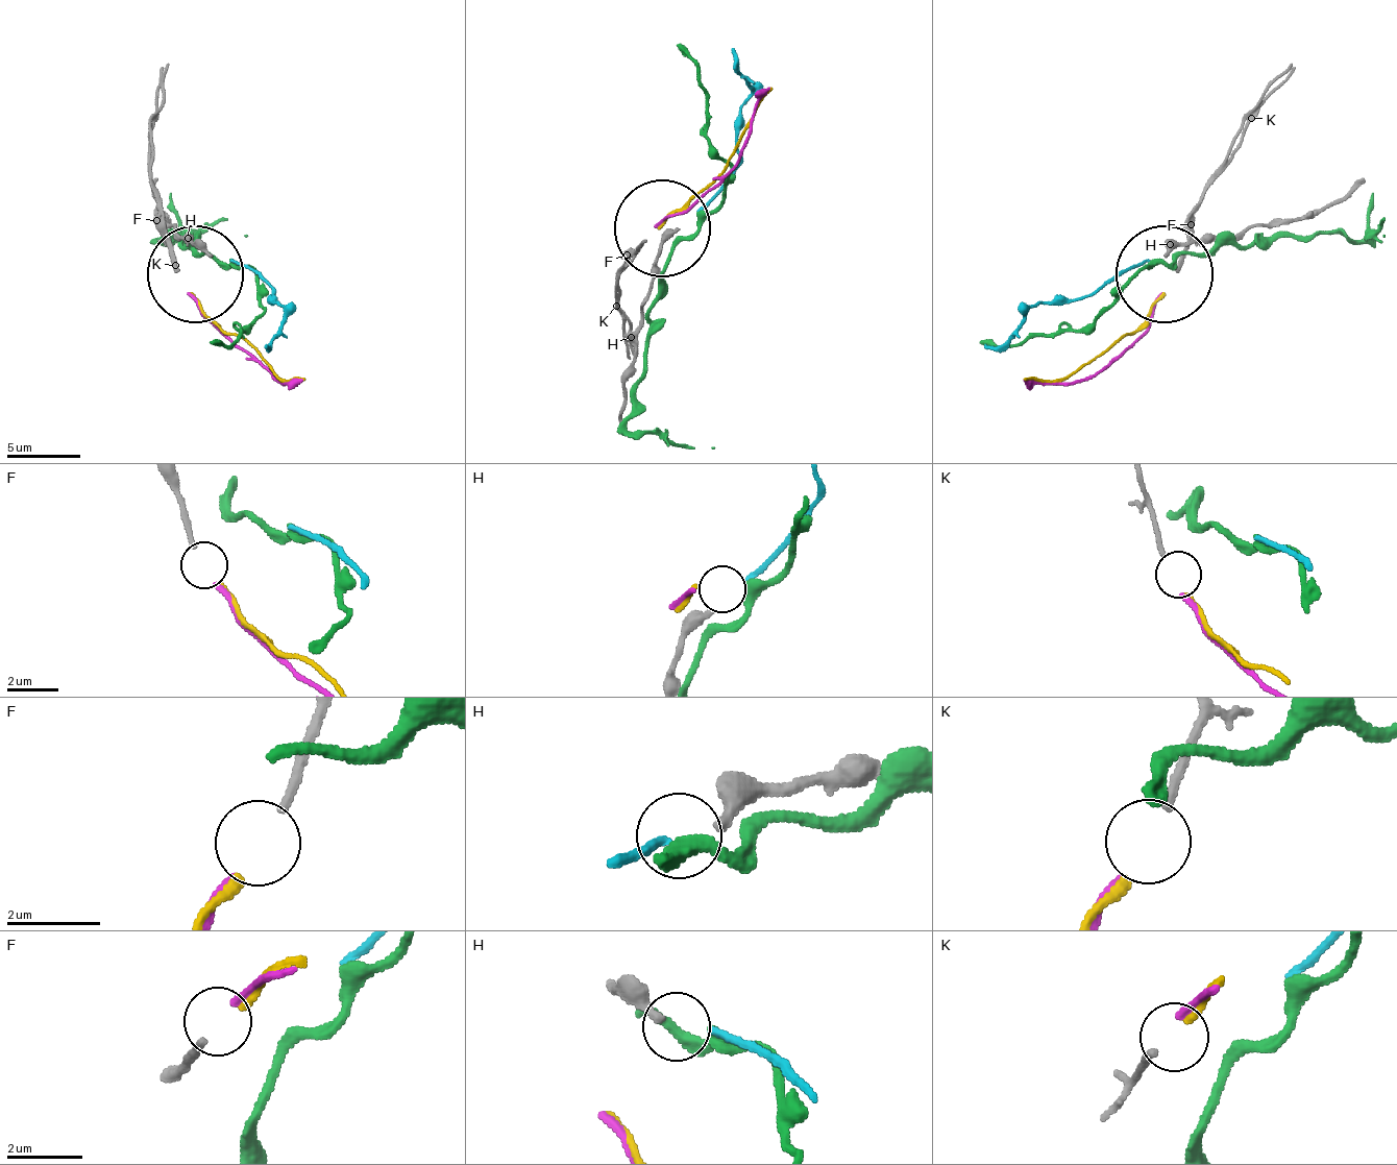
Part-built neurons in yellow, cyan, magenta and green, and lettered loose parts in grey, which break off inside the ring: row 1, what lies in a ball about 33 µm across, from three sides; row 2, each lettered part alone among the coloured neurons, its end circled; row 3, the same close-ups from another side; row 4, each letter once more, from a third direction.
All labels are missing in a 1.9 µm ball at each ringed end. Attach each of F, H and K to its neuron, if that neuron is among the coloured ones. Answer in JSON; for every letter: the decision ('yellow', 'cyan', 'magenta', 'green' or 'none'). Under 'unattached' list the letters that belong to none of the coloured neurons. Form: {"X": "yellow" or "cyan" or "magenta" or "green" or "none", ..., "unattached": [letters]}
{"F": "magenta", "H": "none", "K": "yellow", "unattached": ["H"]}

